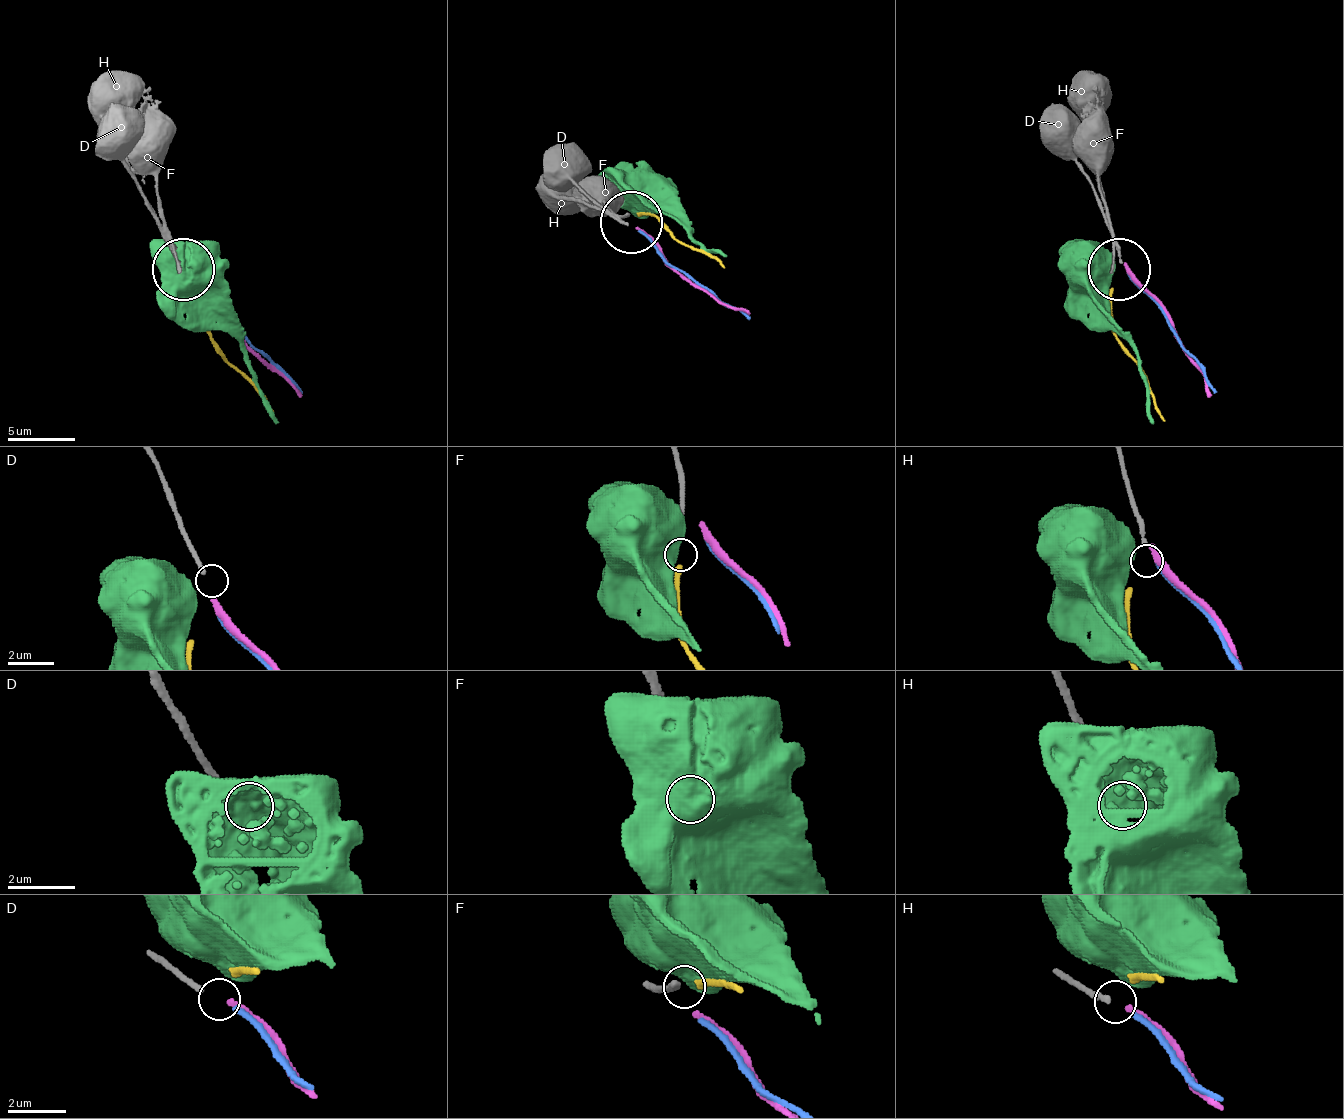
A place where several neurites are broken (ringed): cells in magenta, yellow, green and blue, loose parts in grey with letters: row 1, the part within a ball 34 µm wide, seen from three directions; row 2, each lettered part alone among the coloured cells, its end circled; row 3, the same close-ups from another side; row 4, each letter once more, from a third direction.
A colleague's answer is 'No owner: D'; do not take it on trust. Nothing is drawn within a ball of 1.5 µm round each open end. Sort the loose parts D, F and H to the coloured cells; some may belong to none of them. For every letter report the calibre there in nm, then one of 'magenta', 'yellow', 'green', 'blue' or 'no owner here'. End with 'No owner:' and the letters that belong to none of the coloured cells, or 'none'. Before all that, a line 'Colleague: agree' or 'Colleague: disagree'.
Colleague: agree
D: 200 nm | no owner here
F: 240 nm | yellow
H: 180 nm | blue
No owner: D

